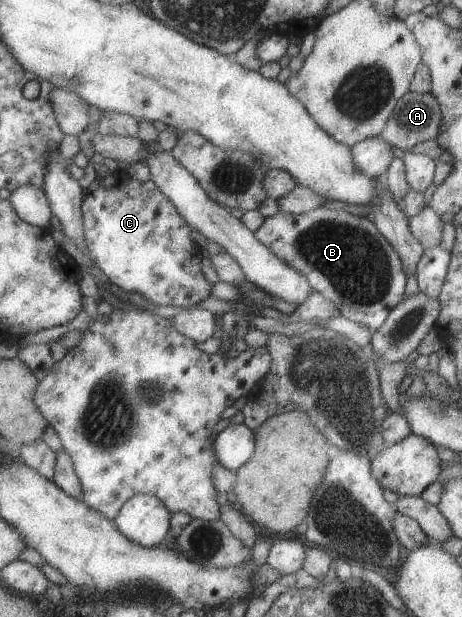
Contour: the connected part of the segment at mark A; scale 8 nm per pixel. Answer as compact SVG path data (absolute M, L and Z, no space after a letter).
M408 91L397 100L377 138L393 148L409 151L419 142L435 139L440 120L439 106L430 93Z

